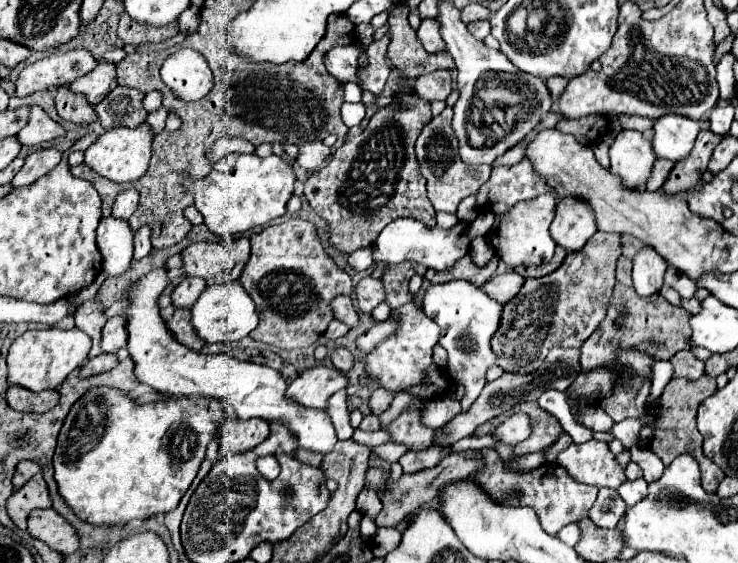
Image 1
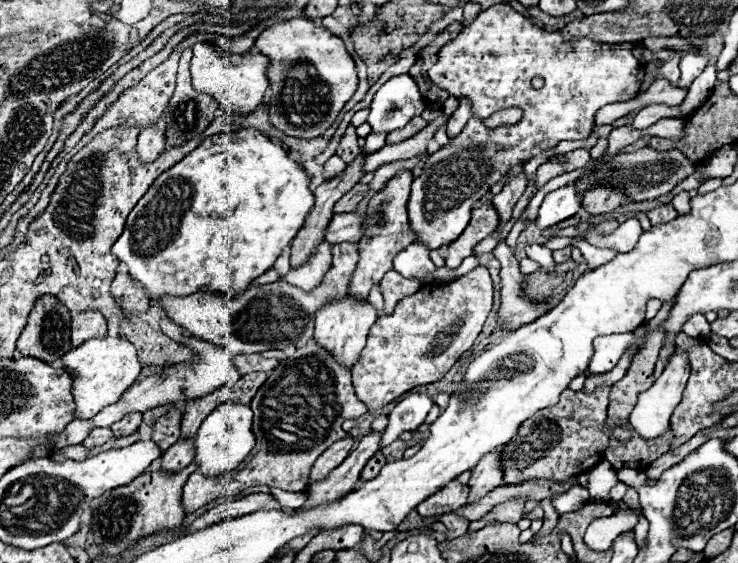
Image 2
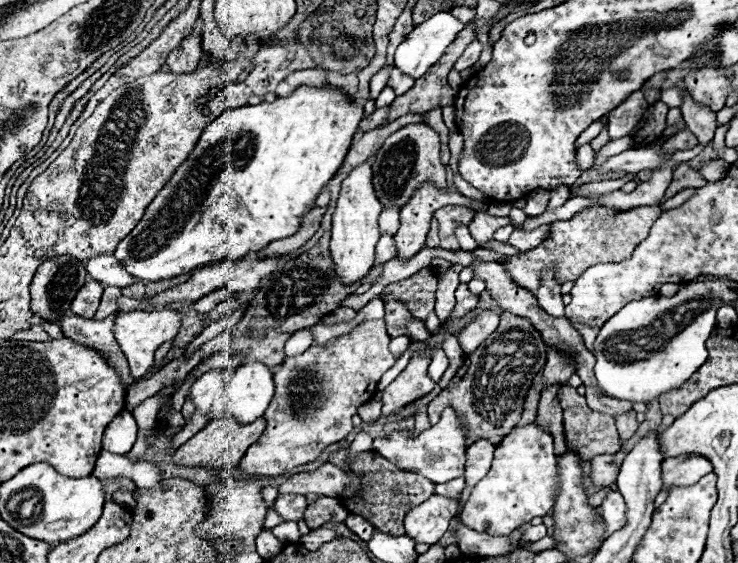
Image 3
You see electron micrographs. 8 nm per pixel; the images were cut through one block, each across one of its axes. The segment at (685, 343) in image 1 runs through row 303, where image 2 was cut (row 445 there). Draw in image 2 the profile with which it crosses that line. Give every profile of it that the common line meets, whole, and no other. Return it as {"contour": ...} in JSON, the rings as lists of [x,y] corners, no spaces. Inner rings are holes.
{"contour":[[[668,430],[656,440],[642,440],[638,434],[634,434],[630,440],[620,442],[612,436],[608,450],[604,452],[604,460],[608,460],[614,468],[645,468],[662,454],[670,450],[672,432]]]}

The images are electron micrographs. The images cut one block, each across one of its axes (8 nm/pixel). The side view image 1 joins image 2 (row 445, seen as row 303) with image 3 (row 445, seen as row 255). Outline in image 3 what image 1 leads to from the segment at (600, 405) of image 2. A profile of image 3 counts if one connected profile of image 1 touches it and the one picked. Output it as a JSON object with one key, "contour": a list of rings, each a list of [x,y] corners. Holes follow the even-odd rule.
{"contour":[[[564,384],[558,390],[558,398],[564,410],[564,434],[566,434],[566,444],[570,450],[578,448],[578,454],[582,460],[590,460],[600,454],[616,454],[620,450],[620,436],[616,432],[616,422],[612,416],[602,416],[600,412],[594,412],[588,408],[586,398],[576,392],[576,388]]]}

